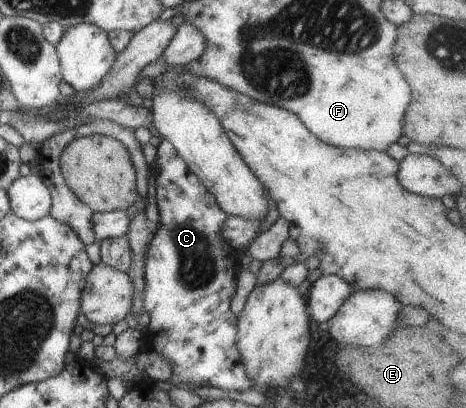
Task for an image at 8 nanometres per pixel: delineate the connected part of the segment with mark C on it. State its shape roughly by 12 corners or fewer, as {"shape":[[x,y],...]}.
{"shape":[[172,143],[156,151],[141,350],[178,381],[252,387],[242,252]]}

